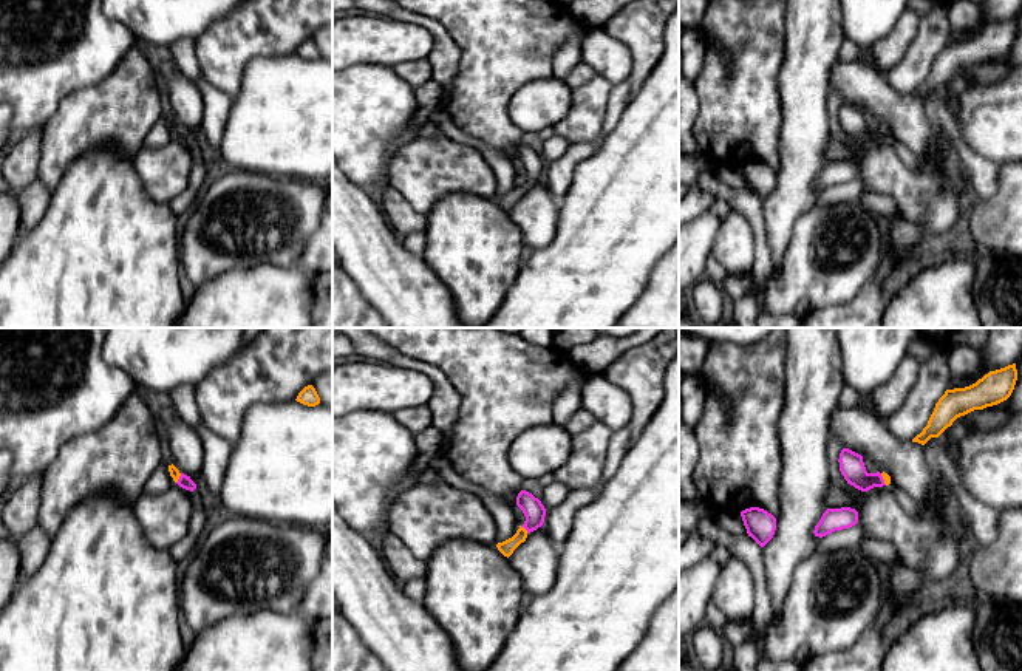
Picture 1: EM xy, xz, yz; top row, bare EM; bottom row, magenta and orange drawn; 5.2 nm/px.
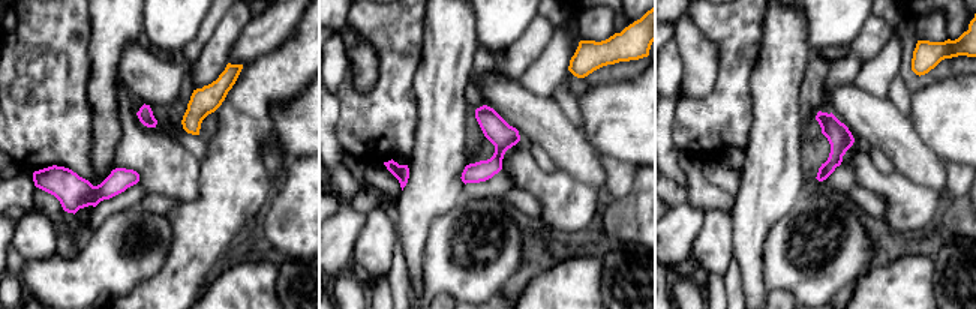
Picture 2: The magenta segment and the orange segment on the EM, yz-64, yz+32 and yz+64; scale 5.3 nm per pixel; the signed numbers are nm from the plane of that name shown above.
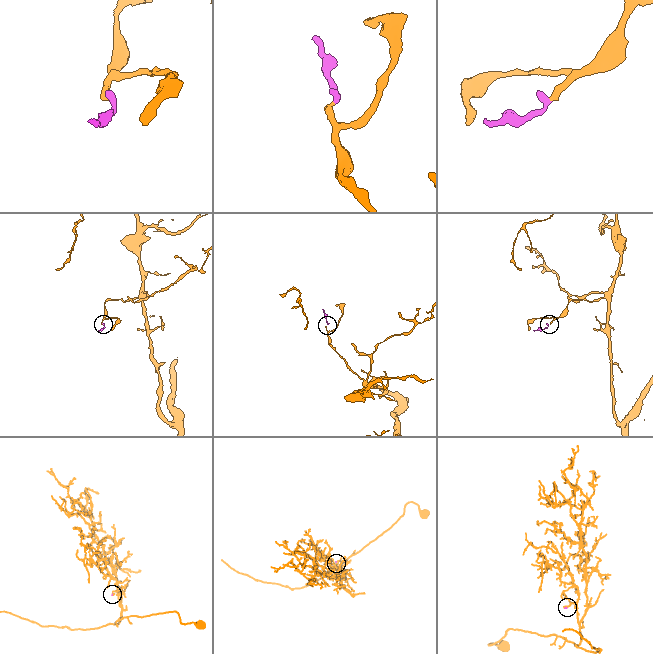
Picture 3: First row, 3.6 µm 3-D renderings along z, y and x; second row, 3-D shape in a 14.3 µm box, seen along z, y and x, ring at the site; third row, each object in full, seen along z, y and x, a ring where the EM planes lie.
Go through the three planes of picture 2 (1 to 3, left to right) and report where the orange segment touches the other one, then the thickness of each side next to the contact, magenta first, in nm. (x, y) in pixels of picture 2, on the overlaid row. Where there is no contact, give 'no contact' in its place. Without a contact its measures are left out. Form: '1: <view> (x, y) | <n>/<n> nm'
1: no contact
2: no contact
3: no contact

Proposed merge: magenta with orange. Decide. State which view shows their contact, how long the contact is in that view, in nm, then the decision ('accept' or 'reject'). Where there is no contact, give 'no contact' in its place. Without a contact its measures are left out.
xz | 60 nm | accept

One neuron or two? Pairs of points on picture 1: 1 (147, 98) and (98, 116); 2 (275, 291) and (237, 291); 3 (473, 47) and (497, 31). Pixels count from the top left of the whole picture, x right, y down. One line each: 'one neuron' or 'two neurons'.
1: one neuron
2: one neuron
3: one neuron

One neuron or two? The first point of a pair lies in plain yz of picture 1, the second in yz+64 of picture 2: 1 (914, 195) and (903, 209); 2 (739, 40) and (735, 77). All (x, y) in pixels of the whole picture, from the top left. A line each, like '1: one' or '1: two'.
1: one
2: one

